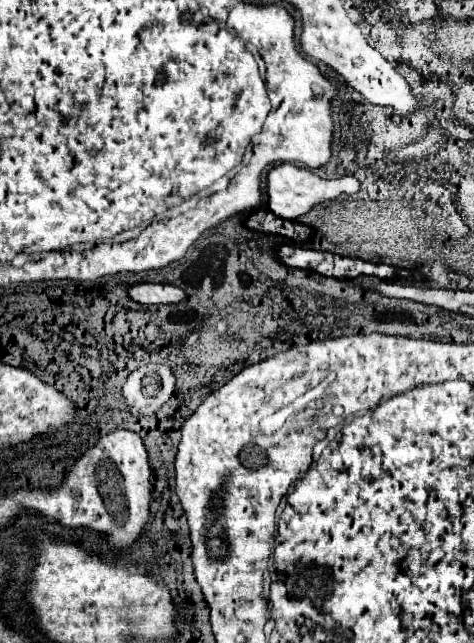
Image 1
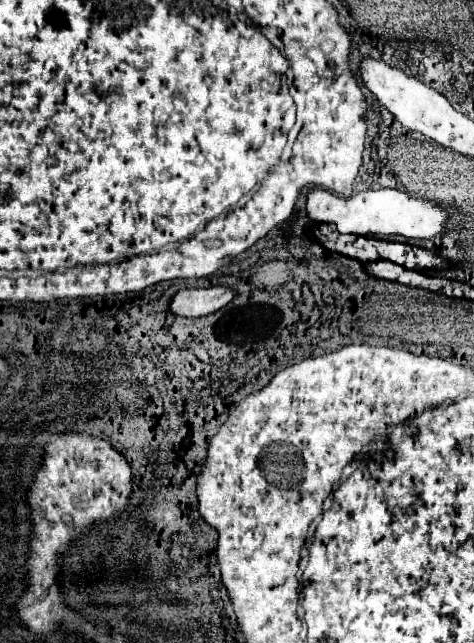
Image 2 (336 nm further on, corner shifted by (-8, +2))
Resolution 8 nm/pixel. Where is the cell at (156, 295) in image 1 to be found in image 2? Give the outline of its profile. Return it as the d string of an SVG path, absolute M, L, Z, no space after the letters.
M210 286L210 288L184 288L178 290L170 302L170 312L178 316L206 316L222 306L226 306L234 298L234 290L226 286Z

